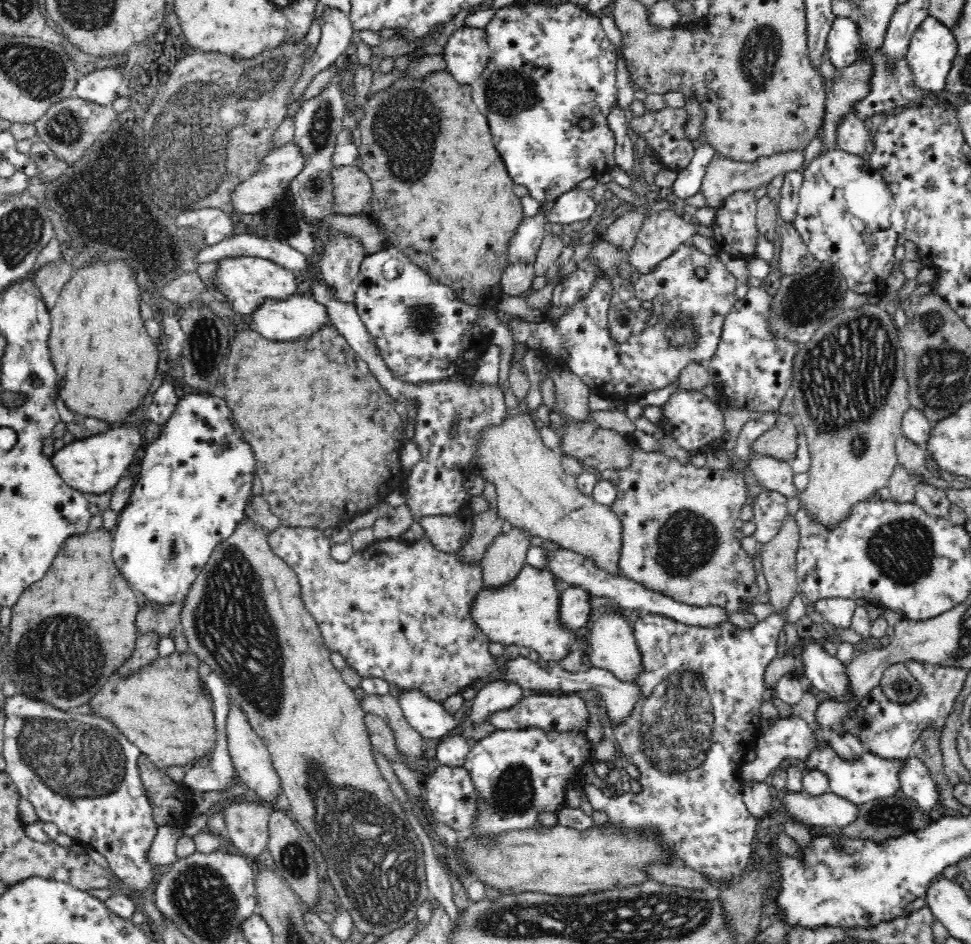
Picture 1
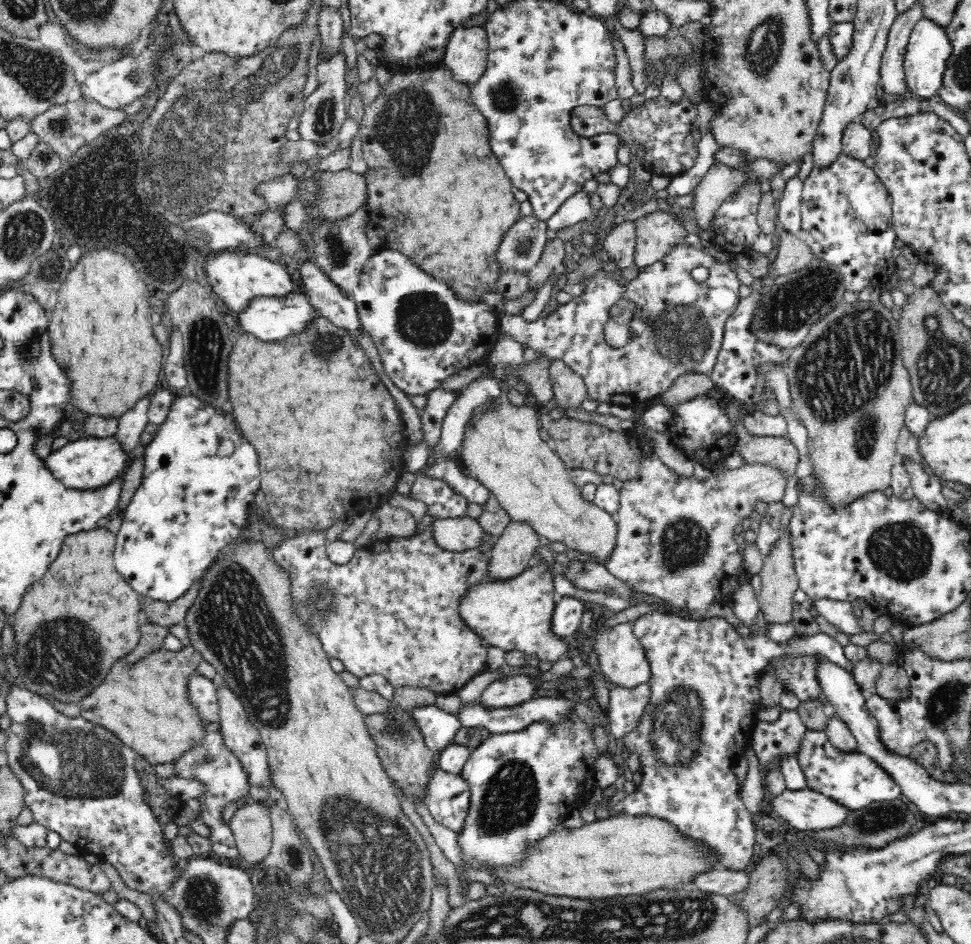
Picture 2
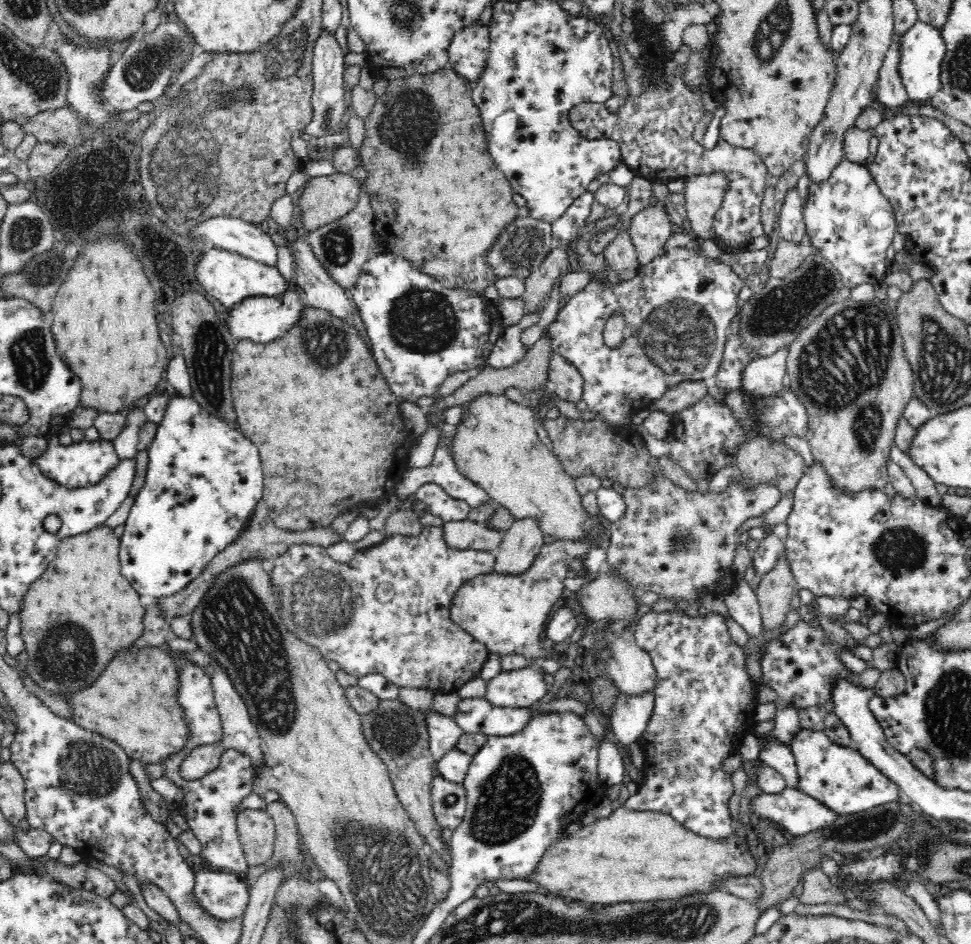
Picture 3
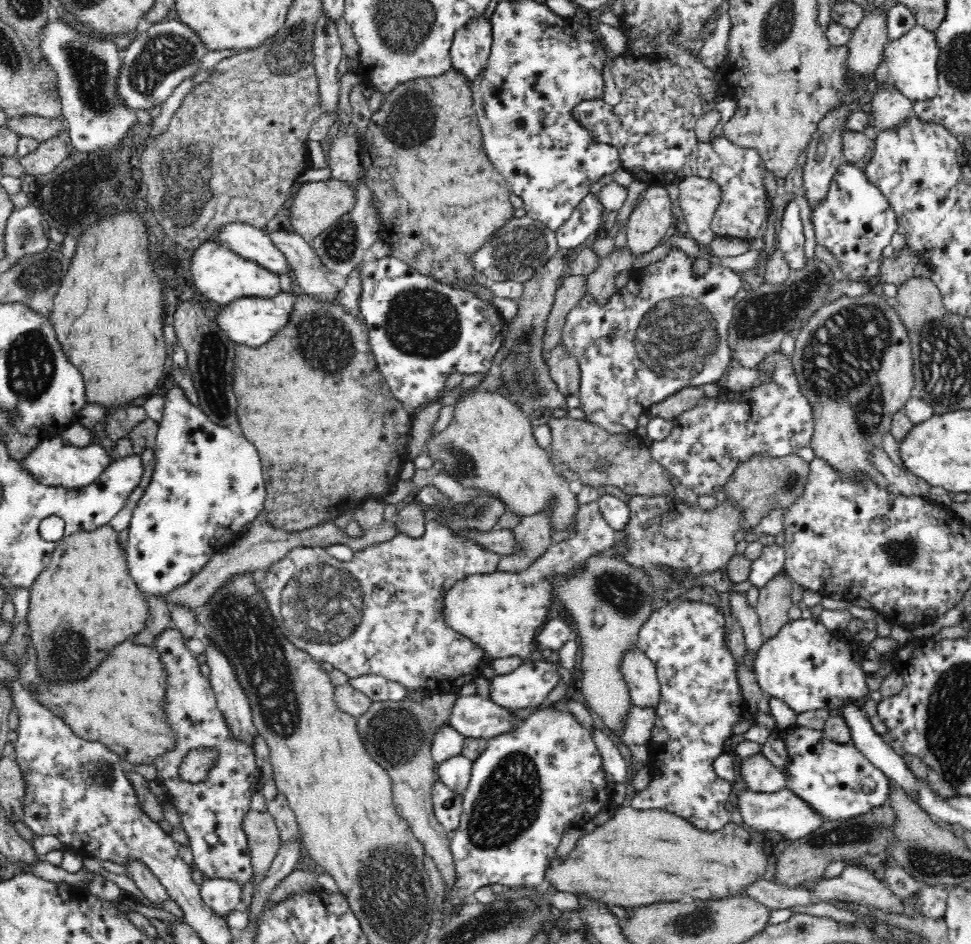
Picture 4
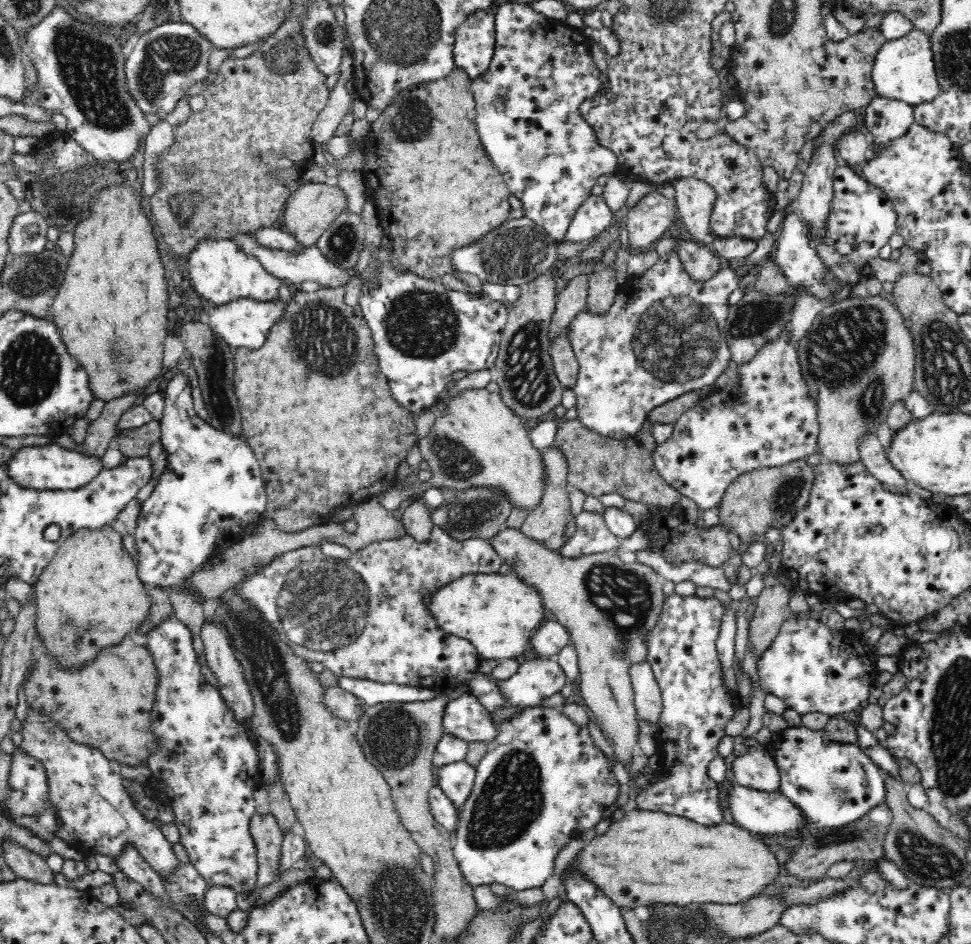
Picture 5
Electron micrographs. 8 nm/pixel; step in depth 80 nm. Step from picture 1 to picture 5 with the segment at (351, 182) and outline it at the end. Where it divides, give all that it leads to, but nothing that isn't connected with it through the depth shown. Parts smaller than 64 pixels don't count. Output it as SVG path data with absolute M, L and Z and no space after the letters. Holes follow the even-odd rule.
M336 182L300 185L292 192L283 210L286 230L294 233L296 240L304 246L310 247L324 231L328 230L332 222L335 222L336 218L339 218L348 209L348 197L344 189L340 188Z

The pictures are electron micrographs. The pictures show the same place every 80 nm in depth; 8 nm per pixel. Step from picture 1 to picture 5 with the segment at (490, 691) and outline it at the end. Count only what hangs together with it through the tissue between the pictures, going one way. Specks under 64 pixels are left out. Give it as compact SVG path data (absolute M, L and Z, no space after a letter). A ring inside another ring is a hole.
M536 658L531 661L521 661L517 671L504 680L497 680L500 697L509 707L526 709L542 705L542 700L552 697L566 684L566 676L555 658Z

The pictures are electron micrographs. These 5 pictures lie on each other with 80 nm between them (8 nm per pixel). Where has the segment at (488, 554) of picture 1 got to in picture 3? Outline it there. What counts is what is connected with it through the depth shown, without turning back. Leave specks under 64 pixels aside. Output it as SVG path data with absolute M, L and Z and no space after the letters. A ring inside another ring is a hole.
M515 519L514 522L502 532L500 544L495 551L496 562L494 573L498 575L517 576L529 570L538 557L544 544L544 534L541 533L537 522L533 519Z

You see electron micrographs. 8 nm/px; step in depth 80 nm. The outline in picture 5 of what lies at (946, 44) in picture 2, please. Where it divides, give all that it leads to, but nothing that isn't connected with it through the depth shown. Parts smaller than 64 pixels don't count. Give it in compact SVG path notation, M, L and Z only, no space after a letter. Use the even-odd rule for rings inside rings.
M914 27L900 38L886 41L875 58L871 78L877 95L885 98L898 98L912 107L930 102L940 93L934 62L934 49L930 34Z

